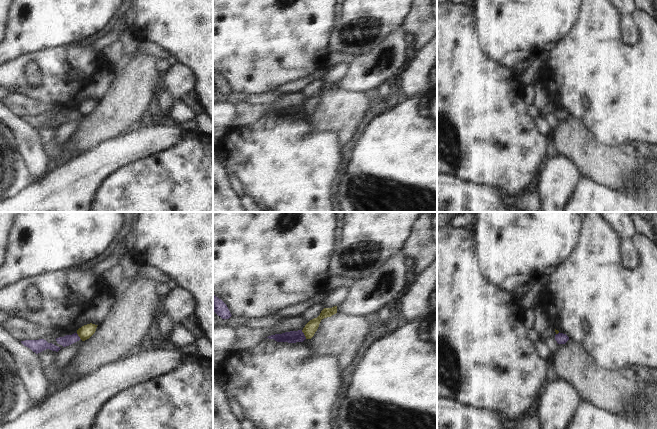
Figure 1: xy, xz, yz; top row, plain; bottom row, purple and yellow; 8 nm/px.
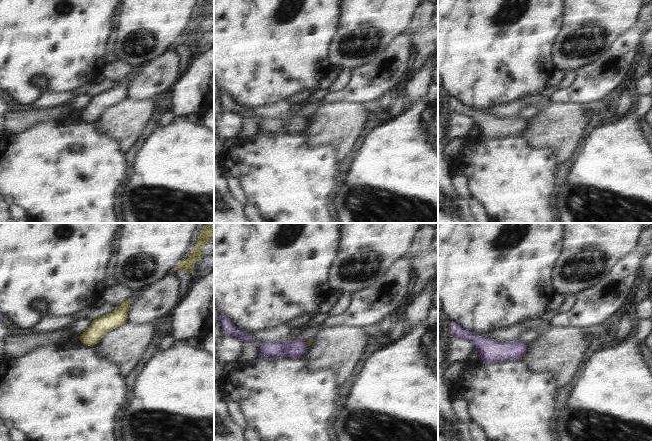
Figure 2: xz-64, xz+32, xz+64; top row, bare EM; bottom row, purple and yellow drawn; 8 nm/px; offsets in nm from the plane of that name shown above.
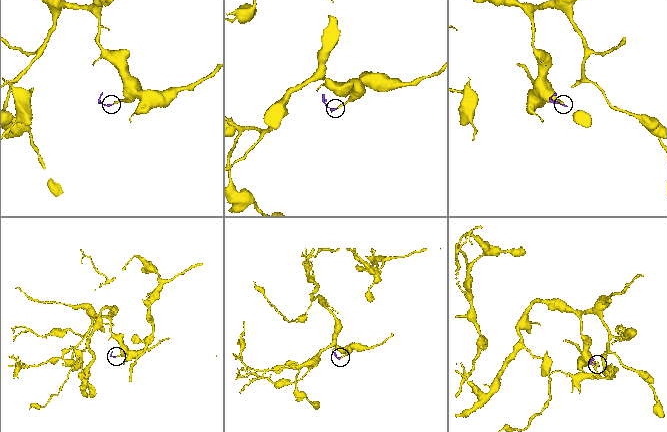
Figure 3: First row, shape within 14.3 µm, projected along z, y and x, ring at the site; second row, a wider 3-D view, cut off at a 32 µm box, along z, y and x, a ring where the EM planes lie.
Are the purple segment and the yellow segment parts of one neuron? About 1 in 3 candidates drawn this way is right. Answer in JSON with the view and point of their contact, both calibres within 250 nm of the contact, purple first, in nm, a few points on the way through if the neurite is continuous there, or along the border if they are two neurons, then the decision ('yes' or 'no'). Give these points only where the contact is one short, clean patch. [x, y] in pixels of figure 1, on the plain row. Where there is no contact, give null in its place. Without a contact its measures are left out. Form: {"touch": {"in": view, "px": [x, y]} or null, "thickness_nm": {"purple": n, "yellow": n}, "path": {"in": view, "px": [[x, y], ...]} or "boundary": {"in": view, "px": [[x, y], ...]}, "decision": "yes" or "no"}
{"touch": {"in": "xz", "px": [303, 110]}, "thickness_nm": {"purple": 100, "yellow": 100}, "boundary": {"in": "xz", "px": [[301, 106], [306, 114]]}, "decision": "no"}

